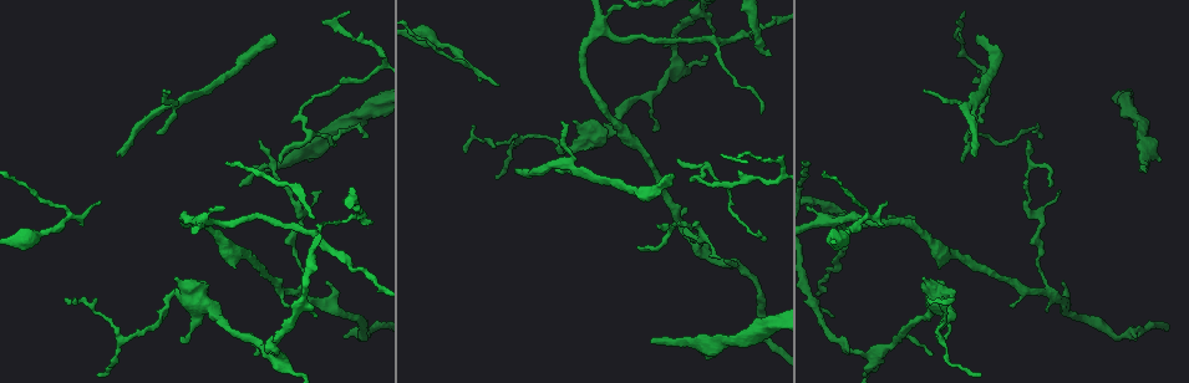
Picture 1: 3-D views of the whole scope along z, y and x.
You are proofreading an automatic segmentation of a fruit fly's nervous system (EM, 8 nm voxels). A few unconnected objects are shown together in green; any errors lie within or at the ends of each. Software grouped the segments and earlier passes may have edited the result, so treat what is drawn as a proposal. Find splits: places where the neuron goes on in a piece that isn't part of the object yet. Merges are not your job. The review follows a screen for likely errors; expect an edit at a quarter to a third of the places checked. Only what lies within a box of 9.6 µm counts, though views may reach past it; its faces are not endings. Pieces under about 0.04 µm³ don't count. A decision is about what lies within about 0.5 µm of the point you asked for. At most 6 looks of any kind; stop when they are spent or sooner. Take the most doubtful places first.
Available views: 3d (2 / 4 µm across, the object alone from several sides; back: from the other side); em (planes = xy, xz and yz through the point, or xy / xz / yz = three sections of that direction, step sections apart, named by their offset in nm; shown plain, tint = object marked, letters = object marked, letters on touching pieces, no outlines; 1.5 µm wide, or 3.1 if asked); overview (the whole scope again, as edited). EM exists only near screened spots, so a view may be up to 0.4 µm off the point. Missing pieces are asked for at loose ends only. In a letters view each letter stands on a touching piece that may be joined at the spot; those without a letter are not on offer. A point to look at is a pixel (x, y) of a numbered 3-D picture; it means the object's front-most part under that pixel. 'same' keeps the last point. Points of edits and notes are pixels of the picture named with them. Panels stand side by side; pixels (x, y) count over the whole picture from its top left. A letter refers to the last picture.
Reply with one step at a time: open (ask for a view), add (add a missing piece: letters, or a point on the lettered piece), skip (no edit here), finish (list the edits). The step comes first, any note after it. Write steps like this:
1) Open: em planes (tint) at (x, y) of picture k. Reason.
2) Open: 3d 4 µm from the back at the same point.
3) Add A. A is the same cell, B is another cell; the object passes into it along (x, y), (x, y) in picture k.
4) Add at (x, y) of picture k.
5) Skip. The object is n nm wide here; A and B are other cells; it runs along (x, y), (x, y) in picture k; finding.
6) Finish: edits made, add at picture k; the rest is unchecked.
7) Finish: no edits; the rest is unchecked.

Open: 3d 4 µm at (669, 178) of picture 1. Branch stops here.

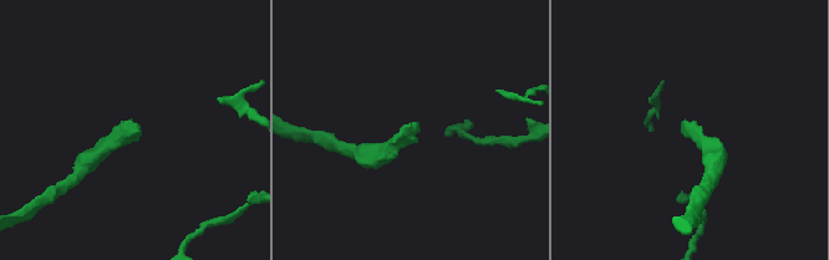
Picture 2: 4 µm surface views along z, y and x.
Open: em planes (letters) at (409, 126) of picture 2.

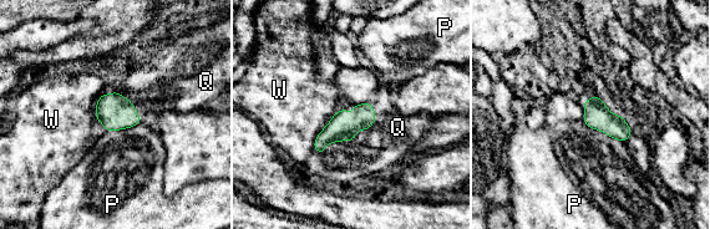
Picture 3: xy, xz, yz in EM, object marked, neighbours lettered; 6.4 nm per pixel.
Add Q. The object is 170 nm wide here; Q is the same cell, P and W are other cells; the object passes into it along (339, 128), (375, 118), (397, 127) in picture 3; it goes on there.

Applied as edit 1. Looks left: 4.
Open: em yz step 4 (tint) at (761, 110) of picture 1. Tapers out.

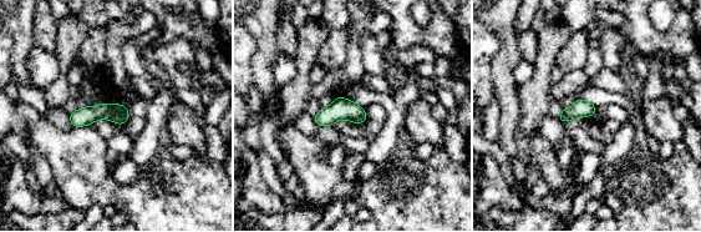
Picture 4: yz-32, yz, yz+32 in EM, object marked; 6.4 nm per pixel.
Open: em planes (letters) at the same point.

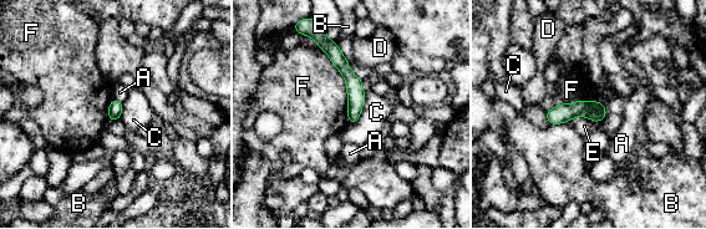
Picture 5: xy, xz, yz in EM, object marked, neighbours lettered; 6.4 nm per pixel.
Skip. A, B, C, D, E and F are other cells; a border runs along (318, 45), (345, 81), (350, 123) in picture 5; none of them fits.

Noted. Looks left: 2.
Open: em xz step 8 (letters) at (66, 301) of picture 1. Thin end.

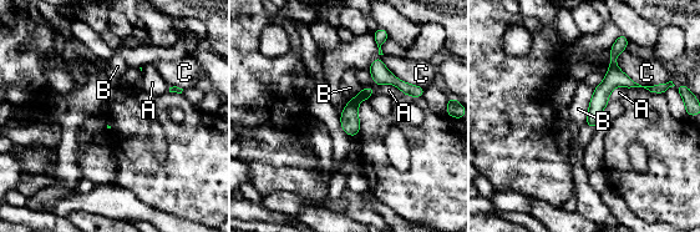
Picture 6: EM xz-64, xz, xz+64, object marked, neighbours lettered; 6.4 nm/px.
Skip. The longest contact is with C, 380 nm; A, B and C are other cells; it runs along (658, 90), (614, 81), (589, 122) in picture 6; no lettered piece goes on from it.

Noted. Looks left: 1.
Finish: edits made, add at picture 3; the rest is unchecked.

